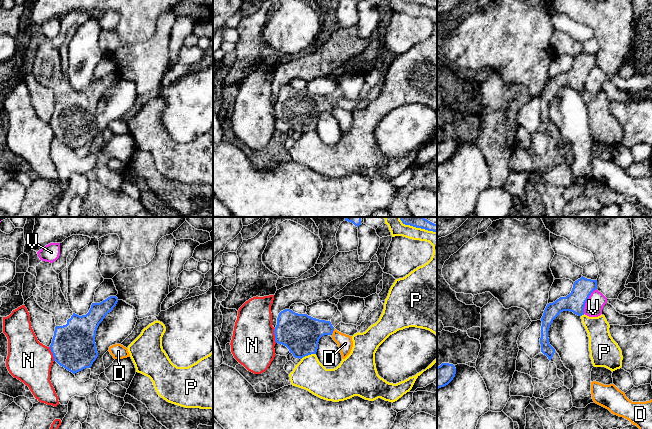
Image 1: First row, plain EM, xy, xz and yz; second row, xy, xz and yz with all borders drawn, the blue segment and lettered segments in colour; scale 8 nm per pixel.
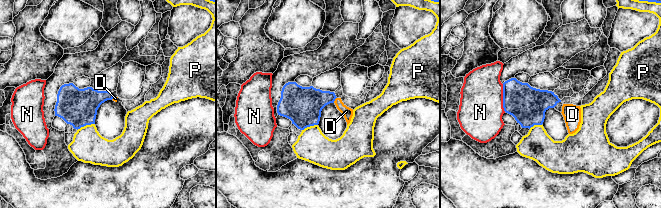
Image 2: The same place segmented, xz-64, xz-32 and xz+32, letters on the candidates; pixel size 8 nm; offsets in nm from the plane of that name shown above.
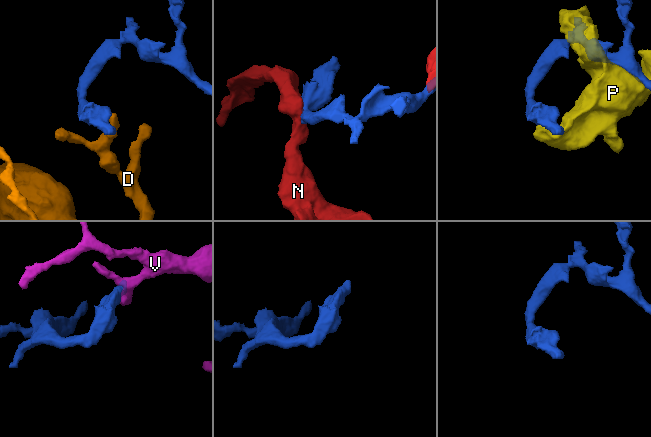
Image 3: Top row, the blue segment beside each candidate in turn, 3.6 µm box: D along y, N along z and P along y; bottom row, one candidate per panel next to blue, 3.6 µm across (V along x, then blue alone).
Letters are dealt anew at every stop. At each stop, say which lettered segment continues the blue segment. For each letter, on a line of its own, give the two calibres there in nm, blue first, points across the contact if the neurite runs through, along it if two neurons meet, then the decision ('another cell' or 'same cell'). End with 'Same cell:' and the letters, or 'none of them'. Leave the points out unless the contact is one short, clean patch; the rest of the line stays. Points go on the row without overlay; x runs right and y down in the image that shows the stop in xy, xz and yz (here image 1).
D: calibres 280 and 120 nm; border xz (334, 104), (332, 108); another cell
N: calibres 320 and 340 nm; another cell
P: calibres 320 and 260 nm; another cell
V: calibres 160 and 140 nm; border yz (596, 64), (586, 77), (583, 89); another cell
Same cell: none of them

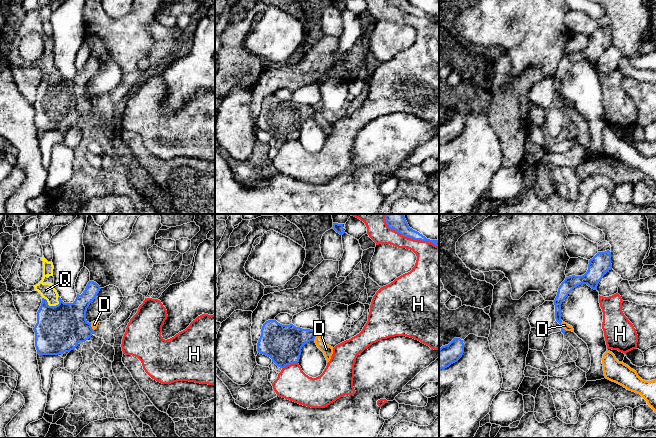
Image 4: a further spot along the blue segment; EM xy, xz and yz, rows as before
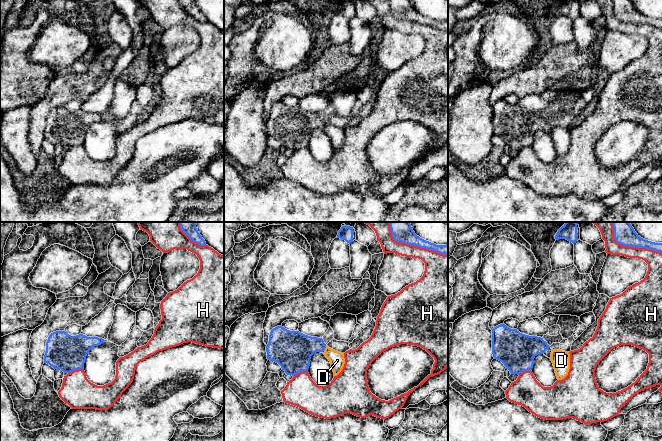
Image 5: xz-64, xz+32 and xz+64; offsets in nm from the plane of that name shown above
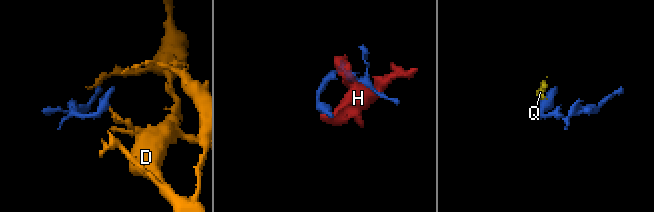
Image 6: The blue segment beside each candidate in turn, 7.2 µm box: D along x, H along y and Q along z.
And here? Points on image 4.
D: calibres 280 and 80 nm; border xz (316, 111), (313, 116); another cell
H: calibres 90 and 260 nm; another cell
Q: calibres 380 and 120 nm; same cell
Same cell: Q

